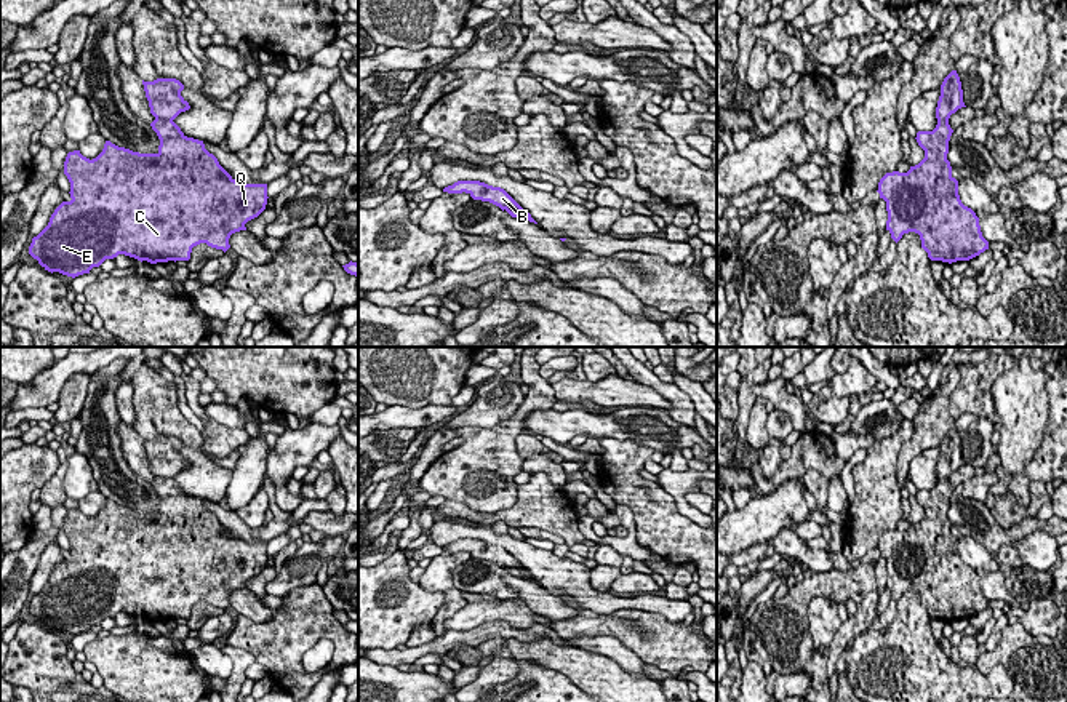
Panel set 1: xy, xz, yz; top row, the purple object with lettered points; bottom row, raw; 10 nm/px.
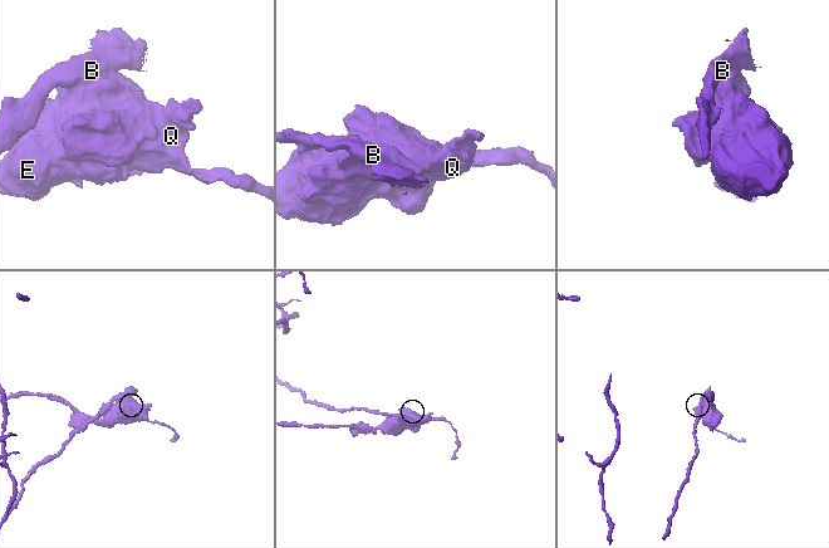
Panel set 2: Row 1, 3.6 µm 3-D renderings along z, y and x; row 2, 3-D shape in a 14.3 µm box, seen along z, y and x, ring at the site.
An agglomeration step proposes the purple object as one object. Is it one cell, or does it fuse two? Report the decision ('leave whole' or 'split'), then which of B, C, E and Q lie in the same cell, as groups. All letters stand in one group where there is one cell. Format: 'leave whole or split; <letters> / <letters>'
split; B / C E Q

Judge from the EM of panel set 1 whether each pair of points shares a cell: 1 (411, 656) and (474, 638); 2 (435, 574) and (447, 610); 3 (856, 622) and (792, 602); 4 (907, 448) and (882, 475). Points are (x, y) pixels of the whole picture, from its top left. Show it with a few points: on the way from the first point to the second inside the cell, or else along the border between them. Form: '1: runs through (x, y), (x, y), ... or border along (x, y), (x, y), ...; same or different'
1: runs through (427, 648), (458, 638); same
2: runs through (443, 582), (450, 590), (450, 602); same
3: border along (875, 590), (871, 590), (858, 603); different
4: border along (914, 426), (914, 434), (898, 456), (899, 488); different

